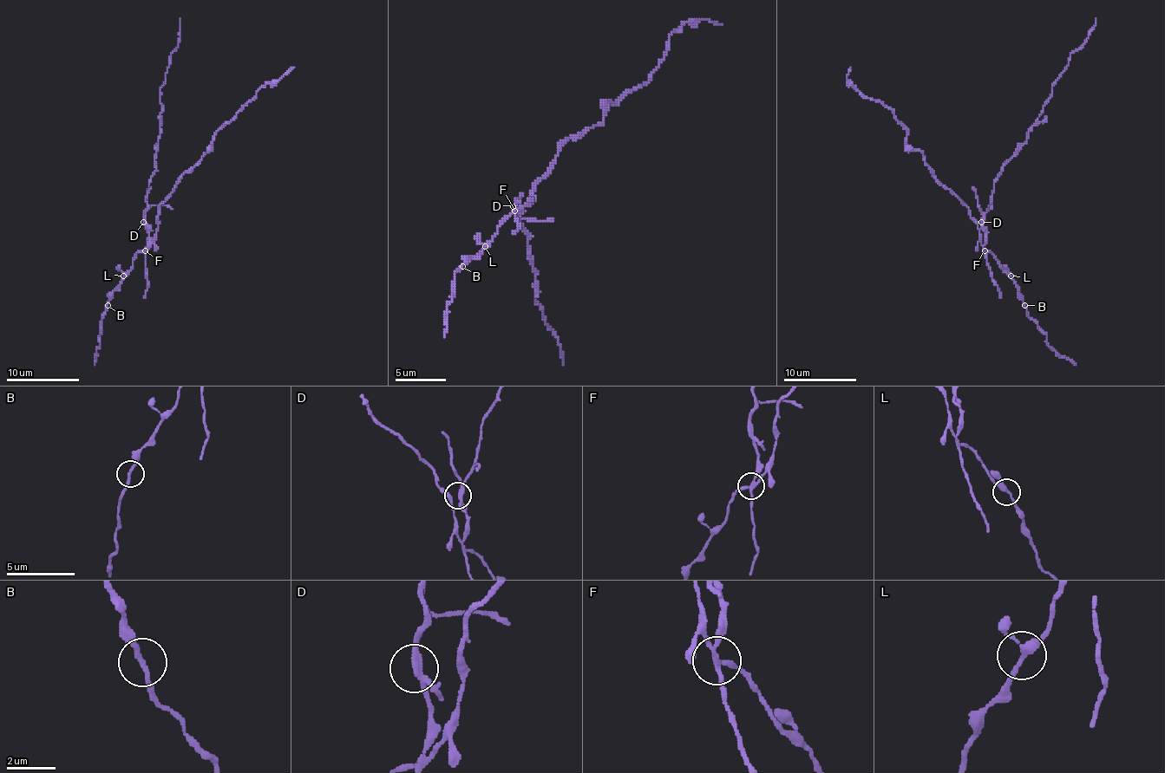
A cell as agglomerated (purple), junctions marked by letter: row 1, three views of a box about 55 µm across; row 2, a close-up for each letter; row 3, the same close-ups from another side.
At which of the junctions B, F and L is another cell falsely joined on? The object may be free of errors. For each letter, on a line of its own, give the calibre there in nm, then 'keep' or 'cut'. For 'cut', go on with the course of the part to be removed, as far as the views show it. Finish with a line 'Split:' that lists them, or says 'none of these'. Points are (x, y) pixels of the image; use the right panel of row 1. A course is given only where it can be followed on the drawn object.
B: calibre 190 nm; keep
F: calibre 190 nm; cut; course (985, 250), (983, 214), (992, 199), (994, 181), (1026, 139), (1056, 80), (1096, 18)
L: calibre 220 nm; keep
Split: F

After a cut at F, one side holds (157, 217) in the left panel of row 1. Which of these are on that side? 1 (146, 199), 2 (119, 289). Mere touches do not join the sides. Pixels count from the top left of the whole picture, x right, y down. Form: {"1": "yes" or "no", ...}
{"1": "no", "2": "yes"}

